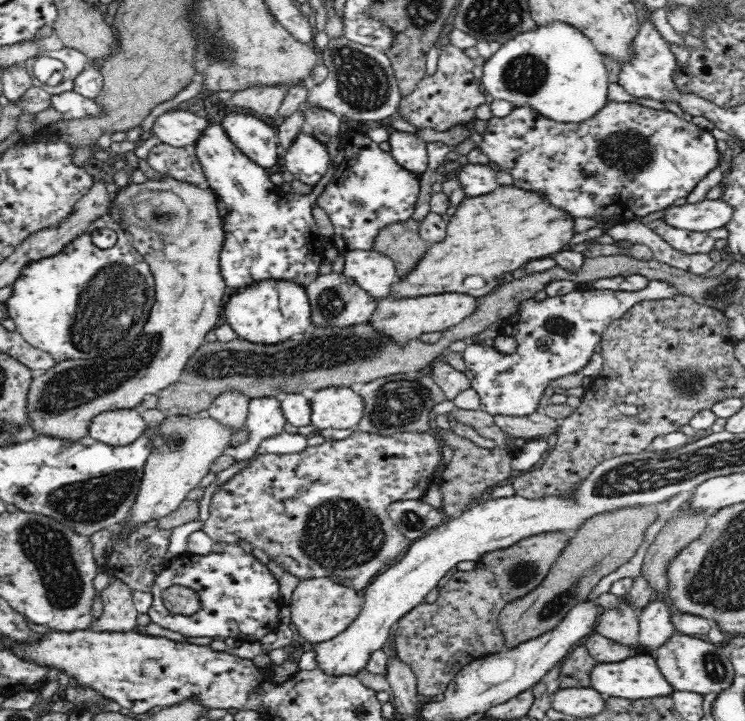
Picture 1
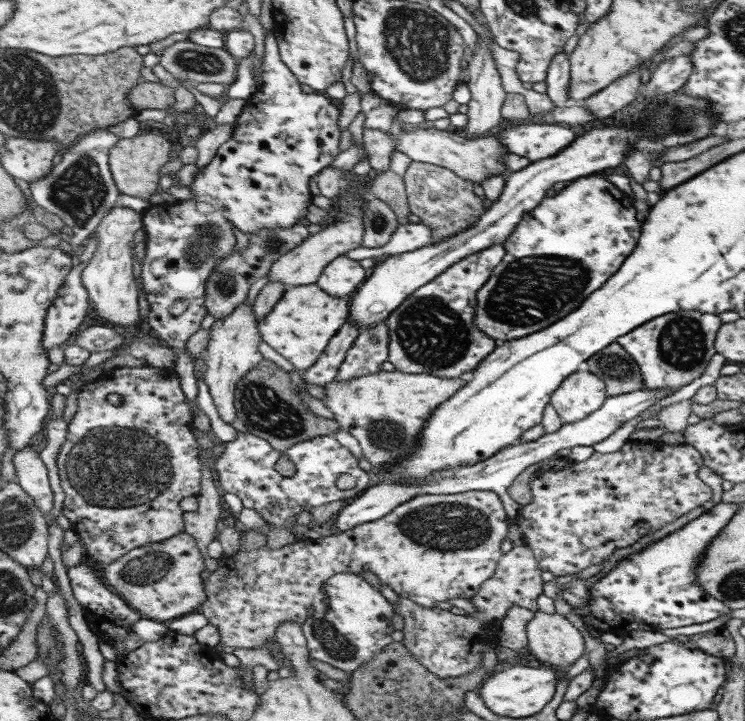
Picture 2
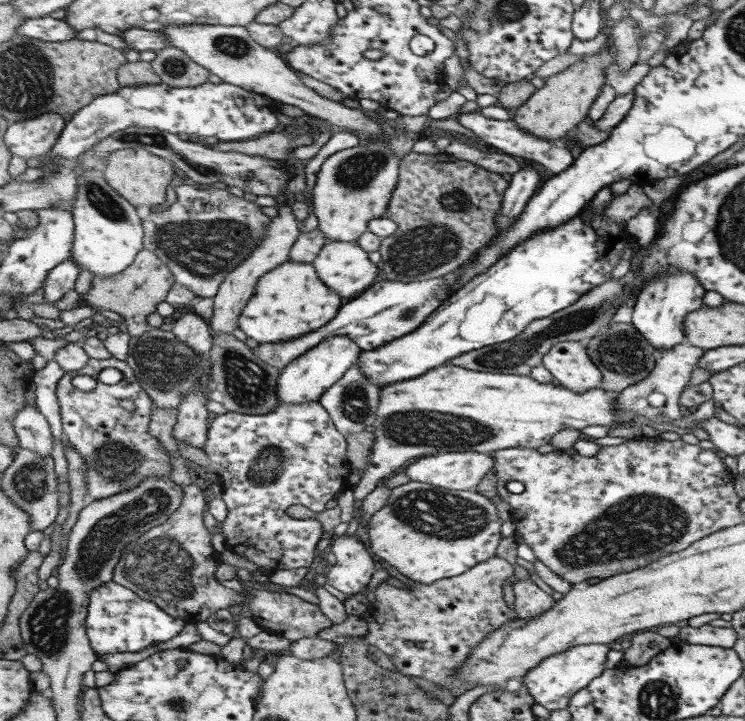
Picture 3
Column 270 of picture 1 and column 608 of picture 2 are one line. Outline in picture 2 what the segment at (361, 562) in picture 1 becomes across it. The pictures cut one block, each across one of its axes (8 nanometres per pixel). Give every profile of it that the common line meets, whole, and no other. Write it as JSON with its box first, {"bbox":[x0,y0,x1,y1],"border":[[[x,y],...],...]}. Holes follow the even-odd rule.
{"bbox":[514,440,711,576],"border":[[[628,440],[619,450],[613,453],[603,454],[595,451],[589,460],[570,462],[563,470],[556,471],[539,471],[531,479],[530,489],[533,495],[533,502],[522,507],[521,514],[514,520],[524,533],[524,544],[535,551],[542,569],[548,570],[554,576],[565,576],[565,574],[577,574],[593,564],[603,564],[607,558],[611,558],[611,554],[615,552],[615,548],[625,548],[631,546],[633,542],[637,542],[641,536],[645,536],[649,530],[653,532],[653,528],[661,528],[669,522],[673,522],[675,518],[687,514],[689,510],[701,506],[703,502],[711,500],[711,487],[703,483],[697,477],[697,470],[702,465],[702,456],[693,448],[693,446],[683,443],[682,445],[666,445],[658,440],[649,441],[647,443],[637,443]]]}

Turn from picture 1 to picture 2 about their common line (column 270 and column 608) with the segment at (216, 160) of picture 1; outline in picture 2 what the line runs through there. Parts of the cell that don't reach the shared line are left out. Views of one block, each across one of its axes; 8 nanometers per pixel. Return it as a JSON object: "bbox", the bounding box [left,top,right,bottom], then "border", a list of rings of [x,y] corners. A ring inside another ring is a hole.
{"bbox":[475,173,641,343],"border":[[[594,173],[583,178],[578,178],[569,182],[561,191],[557,192],[552,197],[547,197],[535,210],[525,214],[523,220],[518,224],[515,232],[504,242],[506,246],[506,258],[499,264],[498,269],[494,271],[491,279],[487,281],[486,286],[479,290],[478,294],[478,311],[475,323],[479,328],[487,332],[487,335],[495,339],[499,343],[511,341],[512,339],[519,339],[527,337],[531,334],[536,334],[541,330],[547,329],[562,318],[570,315],[575,310],[578,310],[597,290],[602,289],[606,282],[609,281],[618,270],[622,267],[622,263],[626,261],[629,255],[633,252],[638,238],[641,236],[639,232],[639,222],[633,218],[635,216],[635,209],[631,206],[629,200],[621,200],[621,192],[615,183],[610,181],[609,175],[602,173]]]}

